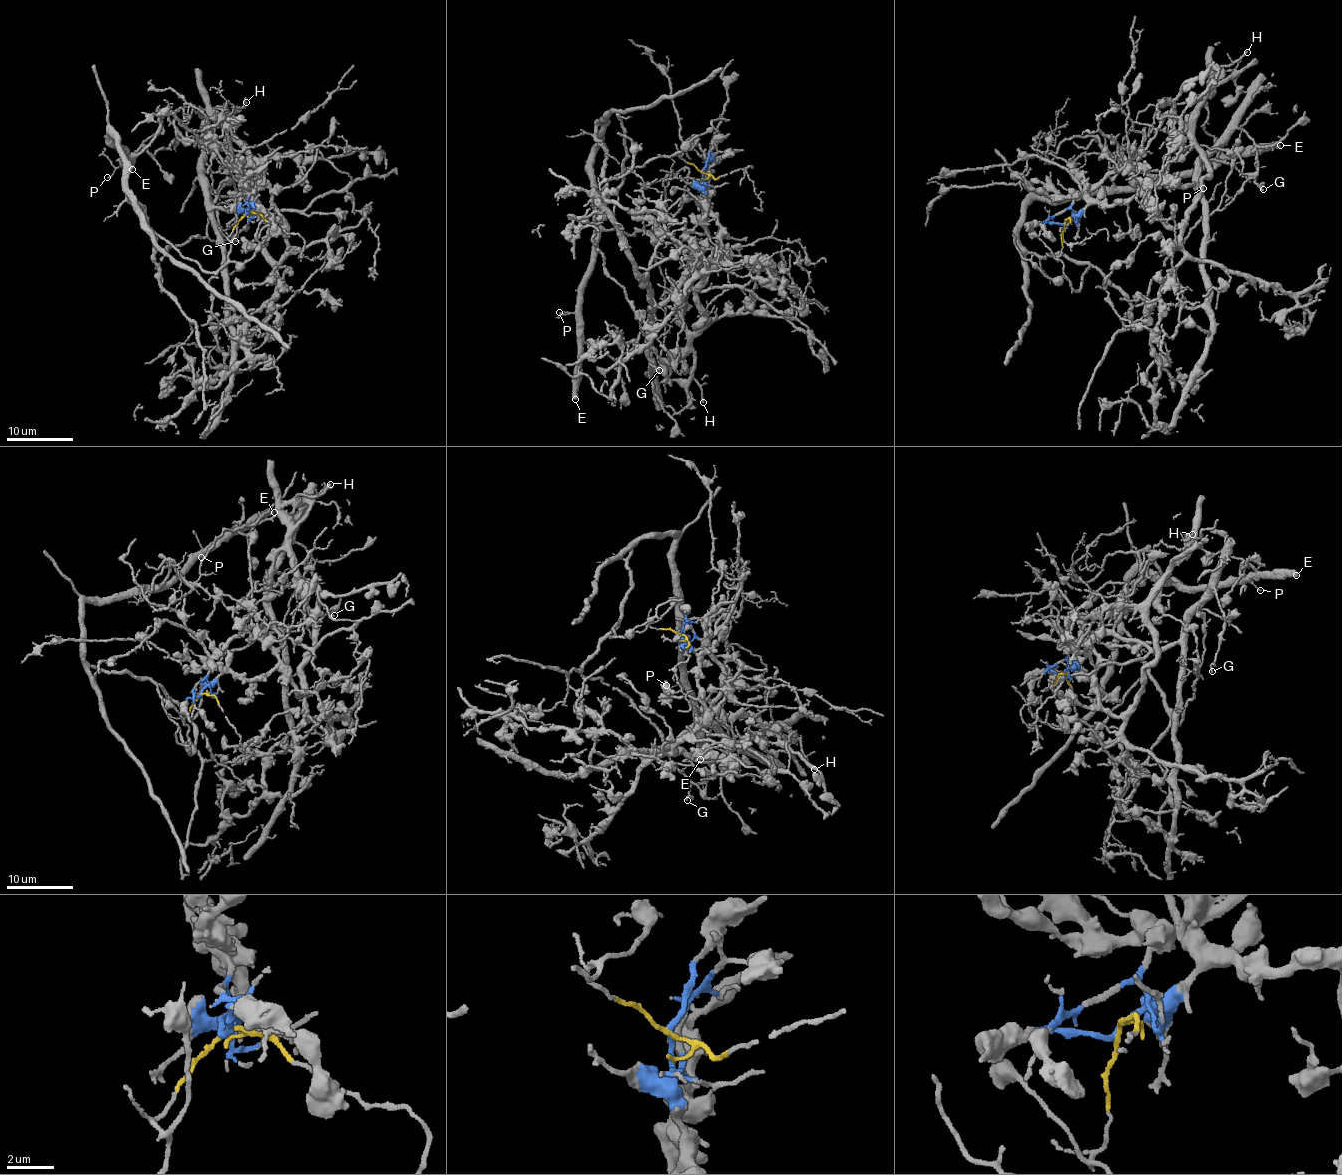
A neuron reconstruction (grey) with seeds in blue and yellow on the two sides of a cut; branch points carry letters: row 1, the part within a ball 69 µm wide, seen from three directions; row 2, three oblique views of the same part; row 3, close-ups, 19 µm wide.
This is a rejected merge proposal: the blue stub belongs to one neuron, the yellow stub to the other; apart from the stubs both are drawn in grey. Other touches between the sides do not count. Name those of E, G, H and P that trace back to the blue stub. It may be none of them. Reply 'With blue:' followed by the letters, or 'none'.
With blue: G, H

